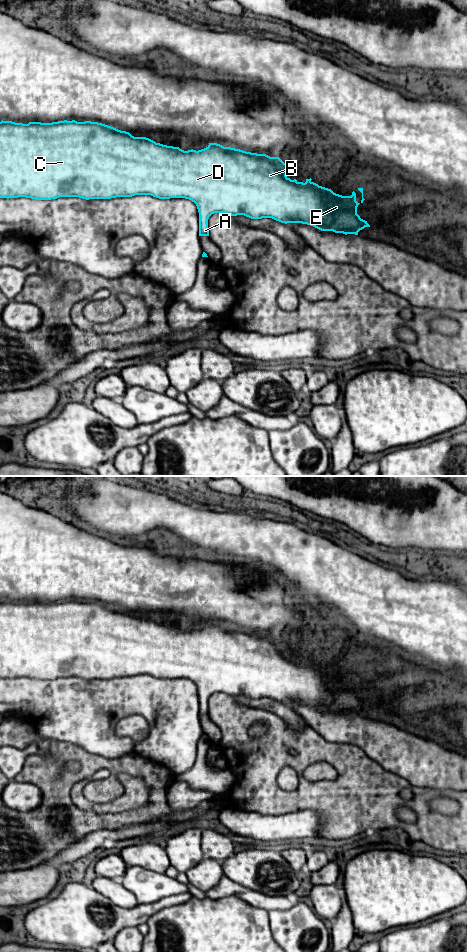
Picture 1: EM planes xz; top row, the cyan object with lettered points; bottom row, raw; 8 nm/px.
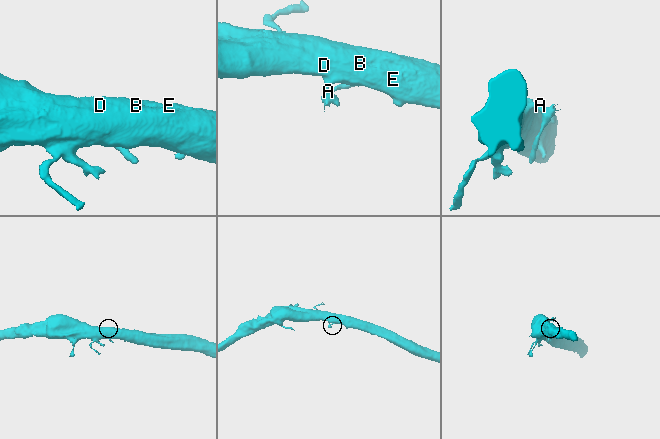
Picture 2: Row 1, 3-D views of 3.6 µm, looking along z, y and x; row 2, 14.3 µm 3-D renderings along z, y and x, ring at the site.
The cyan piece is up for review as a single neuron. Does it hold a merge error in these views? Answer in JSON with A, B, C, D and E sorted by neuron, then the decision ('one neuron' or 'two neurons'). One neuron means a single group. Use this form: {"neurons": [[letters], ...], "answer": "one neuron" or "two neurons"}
{"neurons": [["A", "B", "C", "D", "E"]], "answer": "one neuron"}

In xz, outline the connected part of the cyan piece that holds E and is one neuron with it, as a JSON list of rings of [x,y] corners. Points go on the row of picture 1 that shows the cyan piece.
[[[0,122],[0,198],[51,200],[59,197],[79,197],[89,200],[135,195],[151,195],[159,199],[185,198],[197,206],[199,236],[209,236],[208,219],[214,213],[244,215],[251,219],[272,218],[285,224],[302,223],[321,231],[345,235],[358,235],[360,230],[370,227],[357,214],[360,203],[356,201],[354,191],[351,196],[342,196],[312,182],[311,178],[306,179],[305,183],[291,180],[287,176],[295,168],[279,157],[246,152],[217,143],[209,143],[206,148],[198,151],[184,151],[179,147],[156,143],[146,137],[134,137],[129,132],[98,122]]]

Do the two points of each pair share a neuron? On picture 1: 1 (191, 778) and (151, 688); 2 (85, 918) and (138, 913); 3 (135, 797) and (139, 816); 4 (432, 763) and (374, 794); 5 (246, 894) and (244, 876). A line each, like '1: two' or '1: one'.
1: two
2: one
3: two
4: two
5: two

